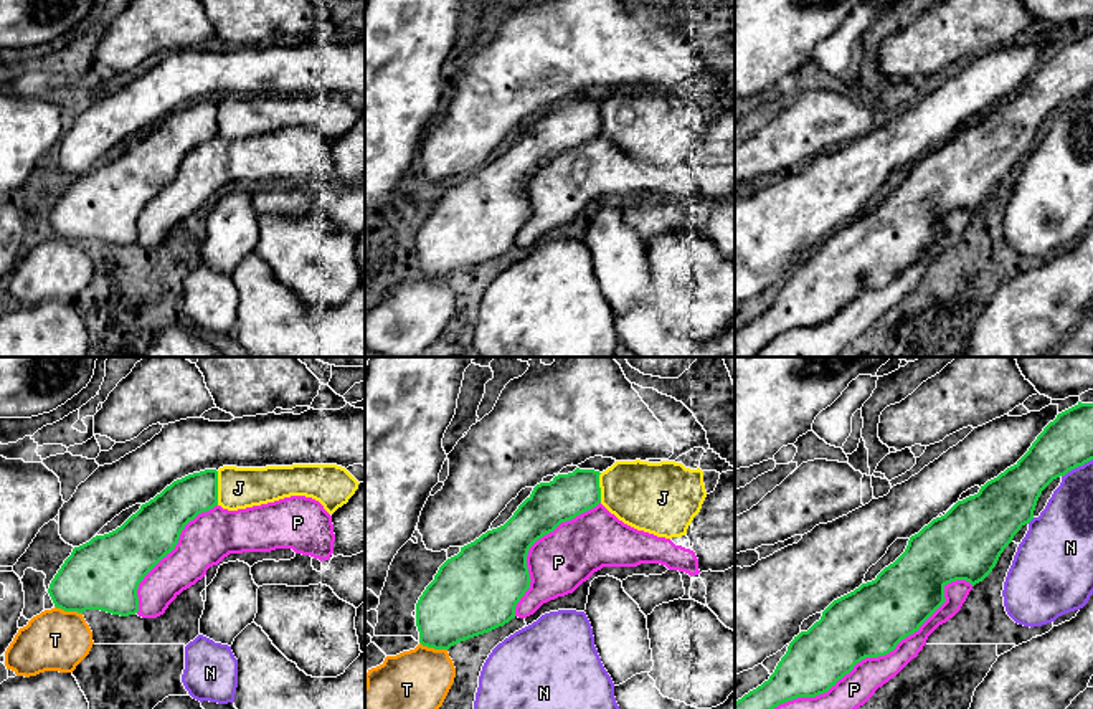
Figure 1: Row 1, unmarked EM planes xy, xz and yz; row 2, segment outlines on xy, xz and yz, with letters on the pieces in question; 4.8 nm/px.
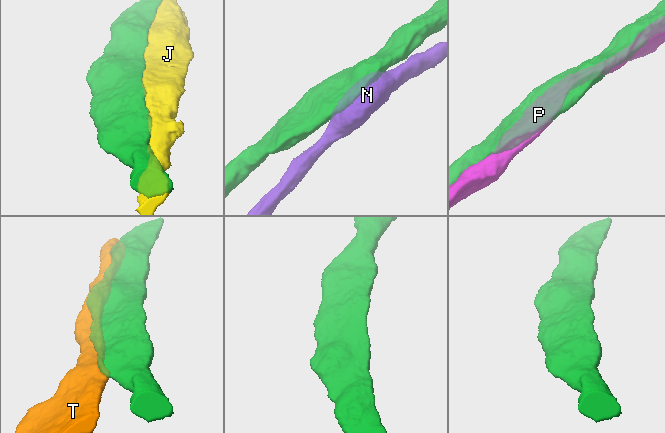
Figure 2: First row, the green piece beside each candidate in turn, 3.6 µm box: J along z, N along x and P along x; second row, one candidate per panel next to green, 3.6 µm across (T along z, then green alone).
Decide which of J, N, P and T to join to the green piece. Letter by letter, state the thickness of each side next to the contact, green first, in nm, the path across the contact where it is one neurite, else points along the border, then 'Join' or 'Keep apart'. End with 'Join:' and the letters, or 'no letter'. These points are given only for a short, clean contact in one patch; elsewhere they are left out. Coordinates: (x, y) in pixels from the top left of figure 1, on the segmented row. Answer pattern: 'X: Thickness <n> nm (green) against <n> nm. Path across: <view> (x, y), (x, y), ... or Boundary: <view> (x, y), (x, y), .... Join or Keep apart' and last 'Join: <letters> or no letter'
J: Thickness 200 nm (green) against 200 nm. Keep apart
N: Thickness 260 nm (green) against 240 nm. Boundary: yz (1092, 458), (1062, 476). Keep apart
P: Thickness 340 nm (green) against 170 nm. Keep apart
T: Thickness 360 nm (green) against 300 nm. Keep apart
Join: no letter

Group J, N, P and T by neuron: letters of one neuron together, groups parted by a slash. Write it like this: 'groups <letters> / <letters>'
groups J / N / P / T

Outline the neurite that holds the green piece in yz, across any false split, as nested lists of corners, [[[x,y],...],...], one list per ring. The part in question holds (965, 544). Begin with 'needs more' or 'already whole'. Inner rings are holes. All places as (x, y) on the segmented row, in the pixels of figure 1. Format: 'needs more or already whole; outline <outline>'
already whole; outline [[[1078,402],[1058,413],[1014,466],[911,535],[905,552],[875,580],[834,600],[819,621],[794,636],[769,679],[738,699],[735,709],[774,709],[797,697],[816,697],[862,659],[893,651],[946,602],[948,583],[966,580],[974,587],[992,572],[1014,535],[1034,519],[1037,501],[1053,479],[1091,459],[1093,403]]]

